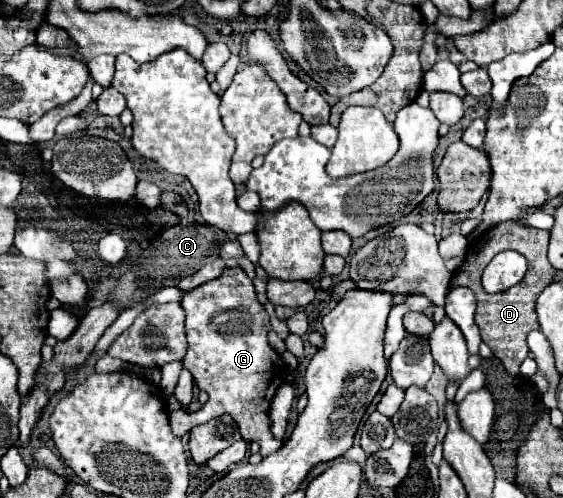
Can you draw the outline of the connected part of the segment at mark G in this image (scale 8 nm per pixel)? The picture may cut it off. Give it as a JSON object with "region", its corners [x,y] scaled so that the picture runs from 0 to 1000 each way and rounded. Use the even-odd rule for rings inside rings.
{"region":[[[401,538],[387,562],[327,586],[323,618],[330,622],[334,679],[334,707],[323,731],[345,755],[348,775],[366,783],[373,799],[352,827],[336,829],[325,819],[304,827],[306,867],[327,876],[359,847],[391,831],[412,831],[426,855],[430,880],[462,888],[465,916],[494,908],[501,888],[490,884],[476,859],[476,823],[487,787],[501,775],[501,759],[508,763],[512,735],[472,683],[476,631],[455,602],[448,562],[430,538]]]}

